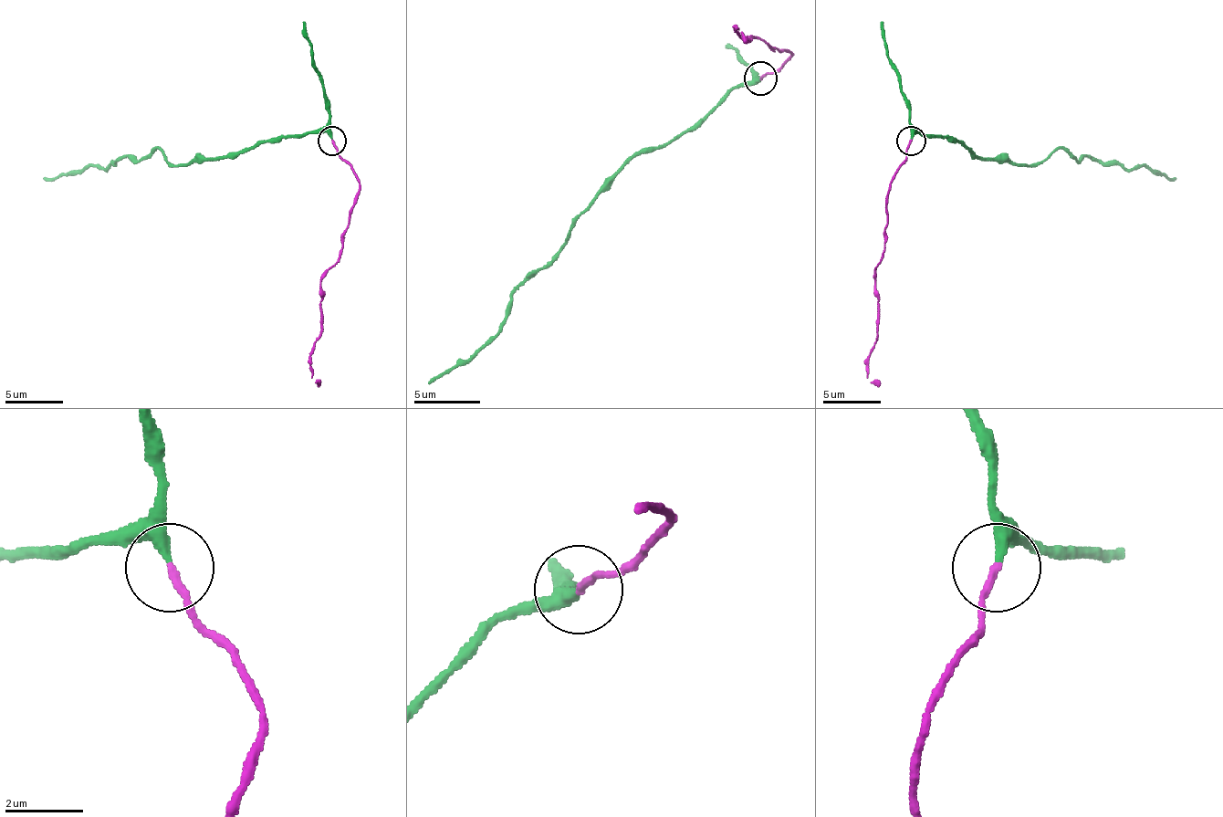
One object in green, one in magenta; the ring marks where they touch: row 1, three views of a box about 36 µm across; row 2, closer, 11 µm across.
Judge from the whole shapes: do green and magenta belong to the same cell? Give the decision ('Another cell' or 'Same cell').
Same cell

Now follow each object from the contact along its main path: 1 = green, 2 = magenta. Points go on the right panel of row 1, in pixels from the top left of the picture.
1: (910, 140), (915, 134), (950, 137), (971, 151), (1031, 165), (1063, 148), (1075, 160), (1147, 165), (1176, 180)
2: (910, 140), (907, 157), (890, 183), (883, 258), (875, 281), (878, 337), (866, 377), (869, 383), (881, 380)

